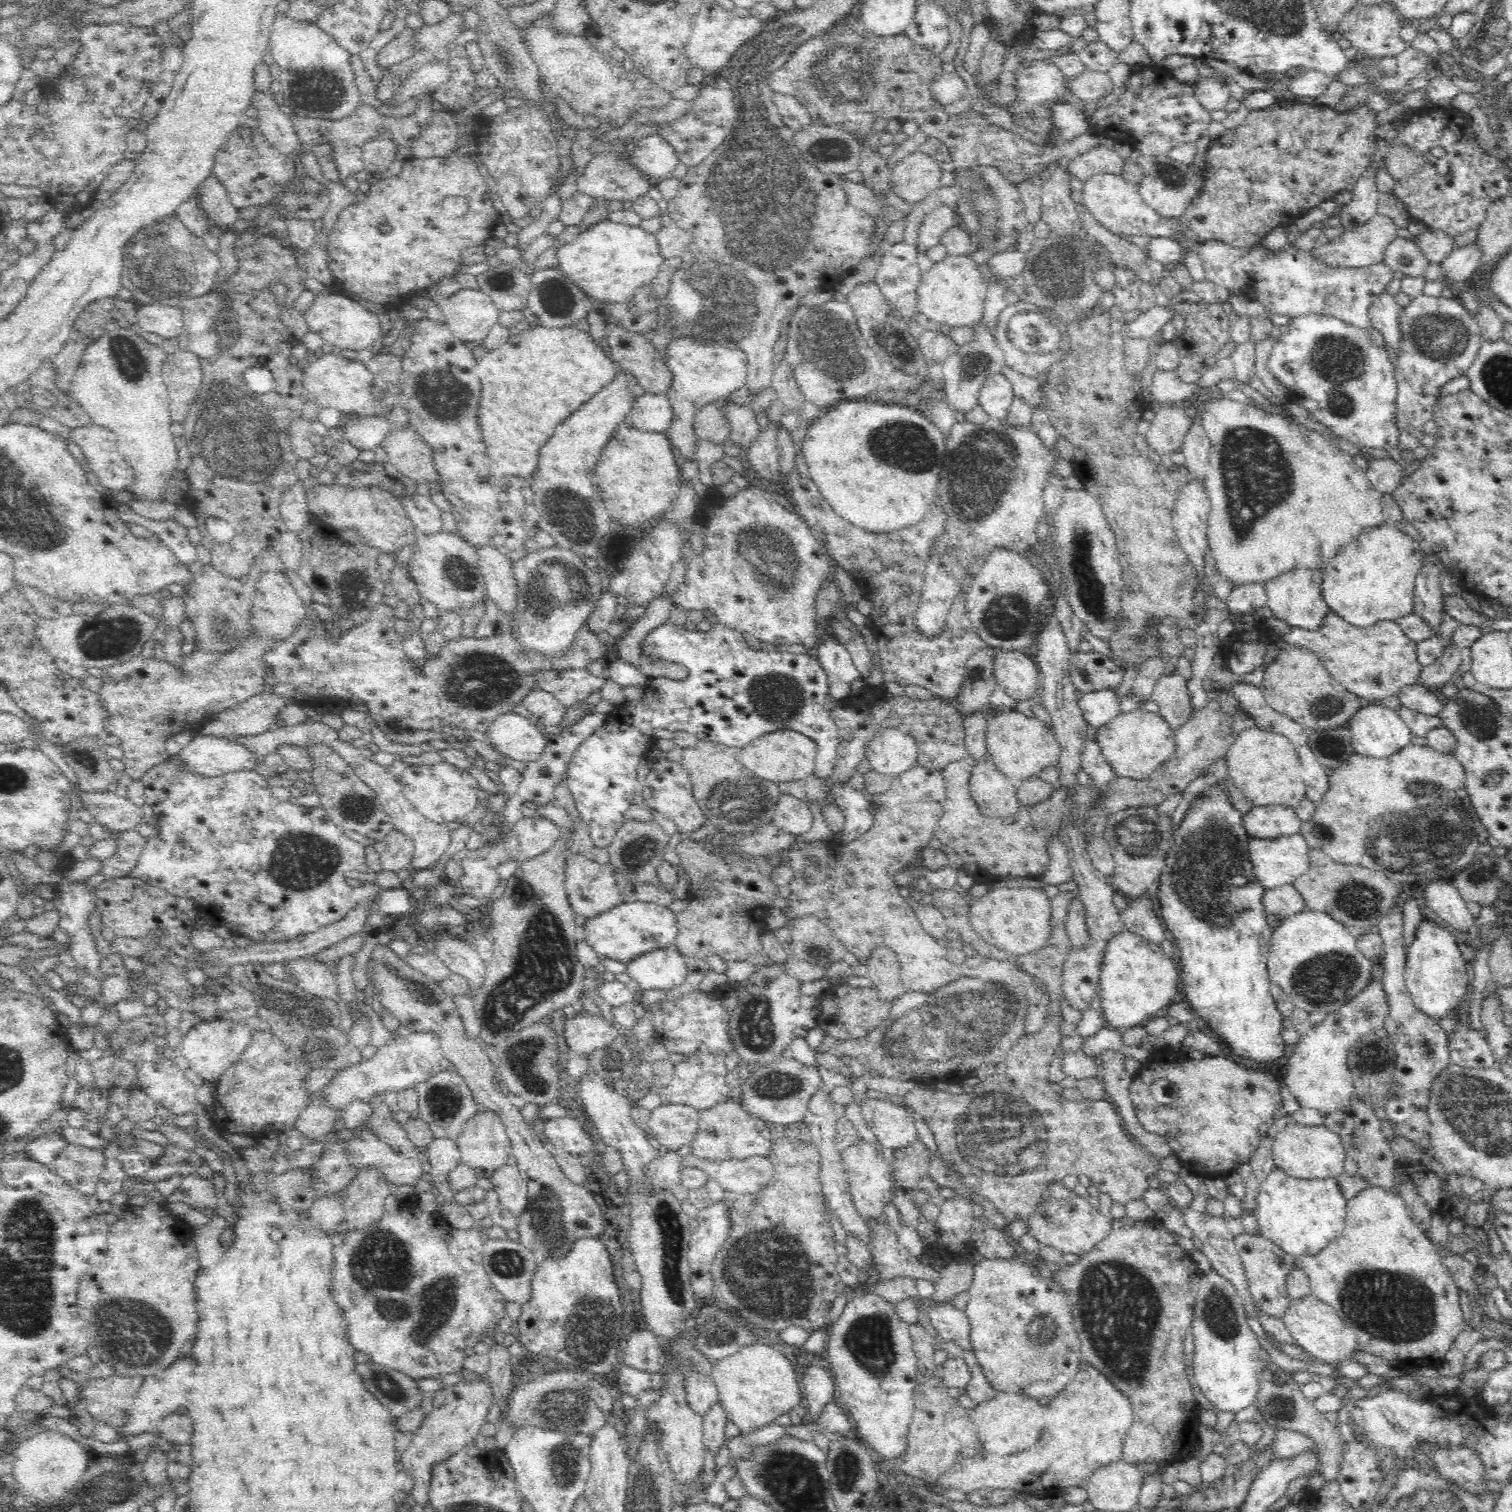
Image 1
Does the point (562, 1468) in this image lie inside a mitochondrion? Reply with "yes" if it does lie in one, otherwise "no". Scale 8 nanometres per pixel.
yes

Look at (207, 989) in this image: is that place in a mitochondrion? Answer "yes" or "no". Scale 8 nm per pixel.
no

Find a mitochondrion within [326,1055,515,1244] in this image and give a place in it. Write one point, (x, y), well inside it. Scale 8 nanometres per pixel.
(446, 1104)

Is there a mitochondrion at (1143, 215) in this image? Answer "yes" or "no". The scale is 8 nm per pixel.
no

